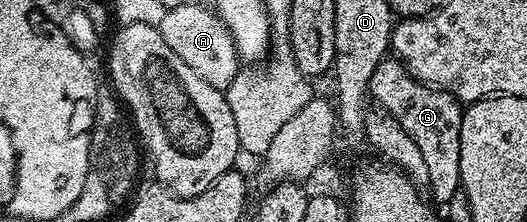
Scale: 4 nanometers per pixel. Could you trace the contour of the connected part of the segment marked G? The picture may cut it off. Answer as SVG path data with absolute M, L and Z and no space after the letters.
M385 59L378 63L374 75L368 80L371 100L402 125L420 151L430 173L430 193L447 203L460 187L460 156L462 155L462 119L465 106L453 93L433 89L413 77L412 72L398 59Z

